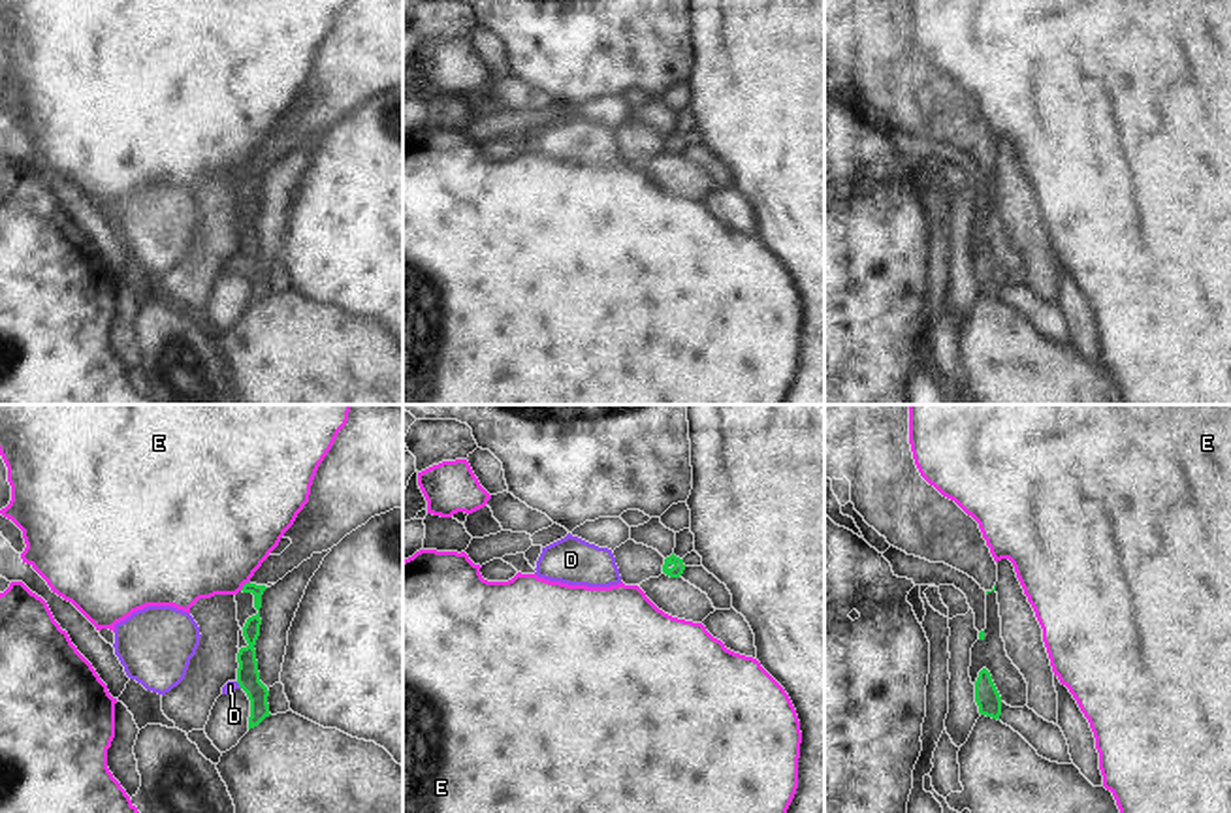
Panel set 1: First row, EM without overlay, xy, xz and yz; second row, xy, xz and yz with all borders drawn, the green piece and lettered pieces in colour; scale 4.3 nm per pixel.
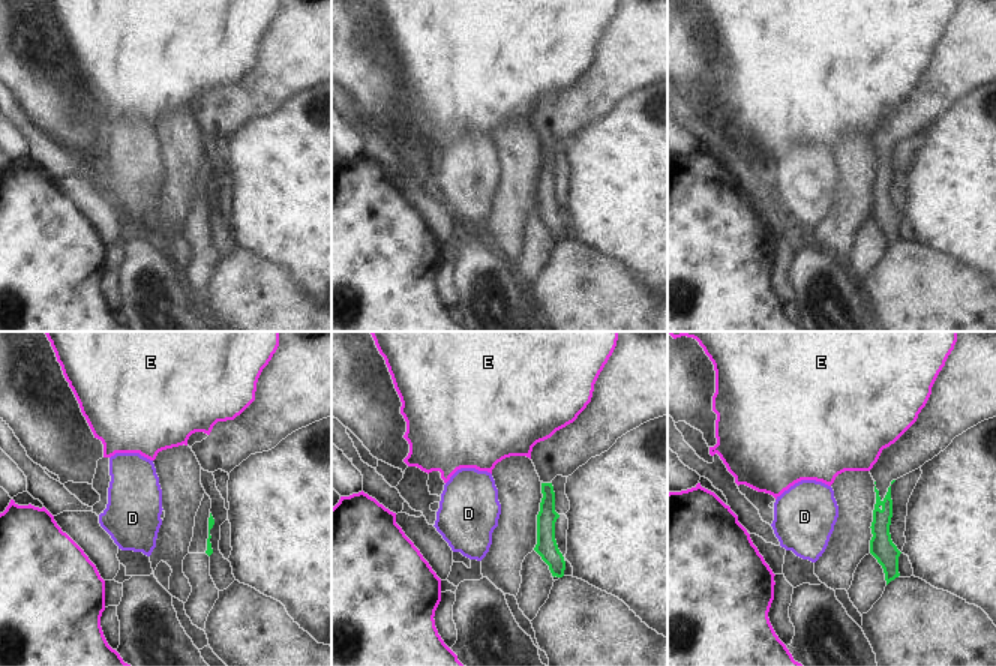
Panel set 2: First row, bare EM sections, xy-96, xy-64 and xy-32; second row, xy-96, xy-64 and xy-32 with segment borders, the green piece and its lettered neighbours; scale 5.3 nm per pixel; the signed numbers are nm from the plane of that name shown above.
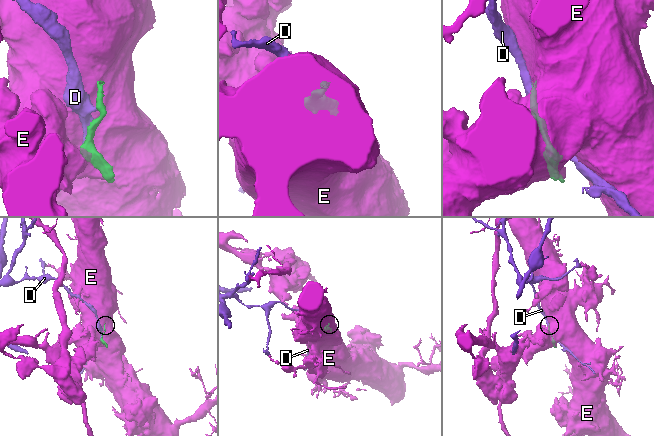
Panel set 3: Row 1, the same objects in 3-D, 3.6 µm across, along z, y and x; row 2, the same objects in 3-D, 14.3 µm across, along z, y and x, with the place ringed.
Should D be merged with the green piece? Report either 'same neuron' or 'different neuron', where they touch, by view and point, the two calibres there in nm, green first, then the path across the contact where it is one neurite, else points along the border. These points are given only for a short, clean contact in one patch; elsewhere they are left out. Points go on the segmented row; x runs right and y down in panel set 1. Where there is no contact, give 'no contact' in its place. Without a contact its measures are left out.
different neuron; meets green in xy at (239, 685); 100 nm thick on the green side, 50 nm on the other; border along xy (236, 682), (241, 687)

